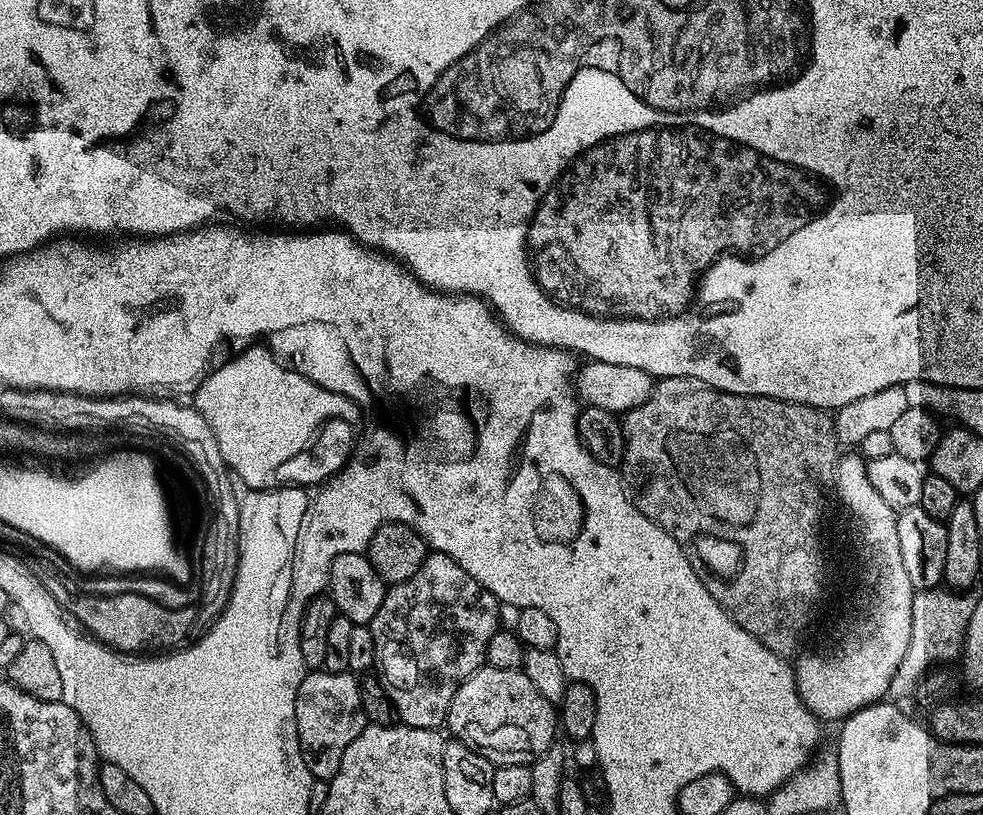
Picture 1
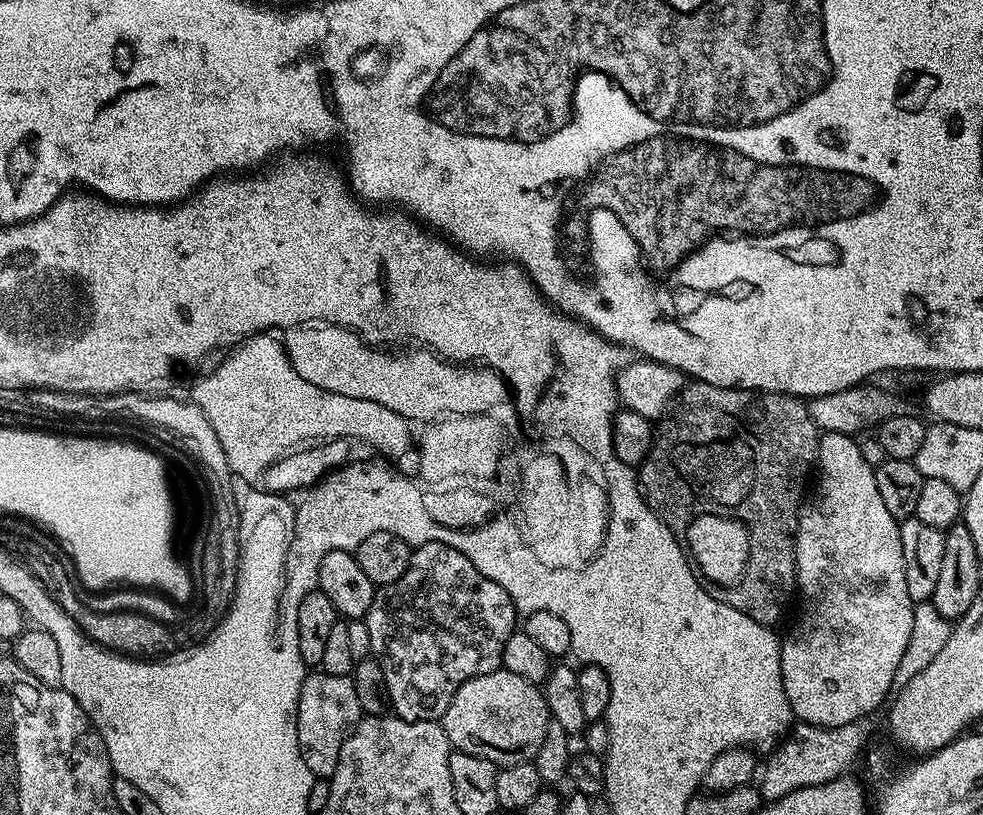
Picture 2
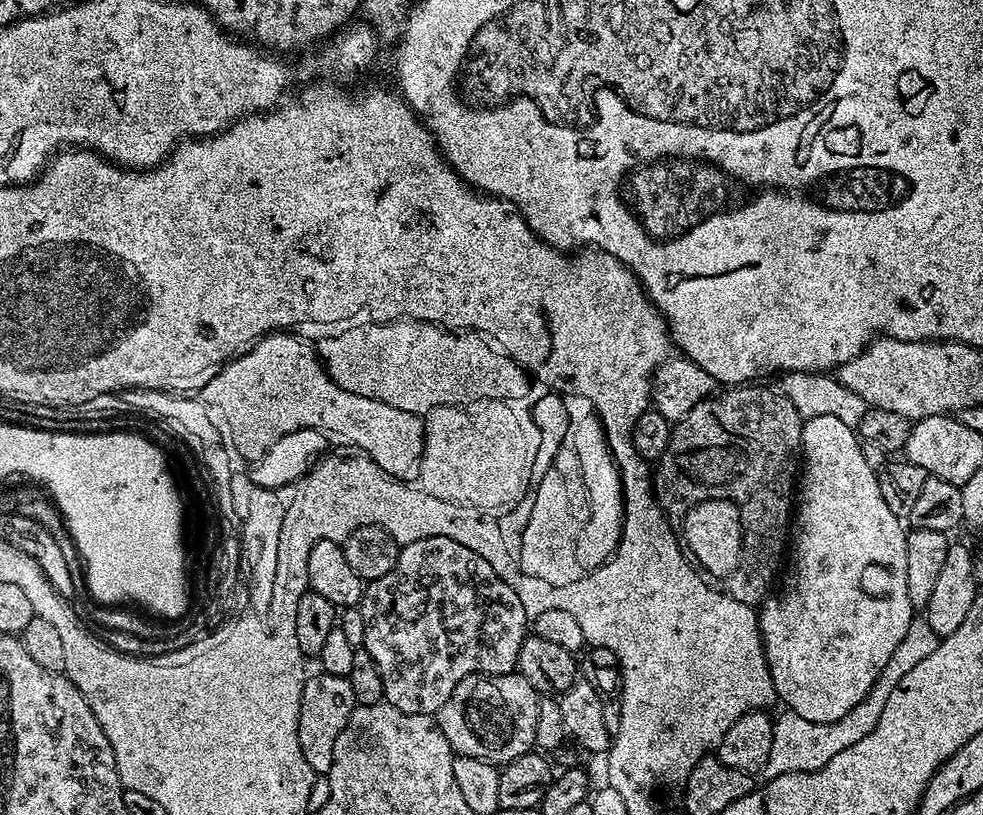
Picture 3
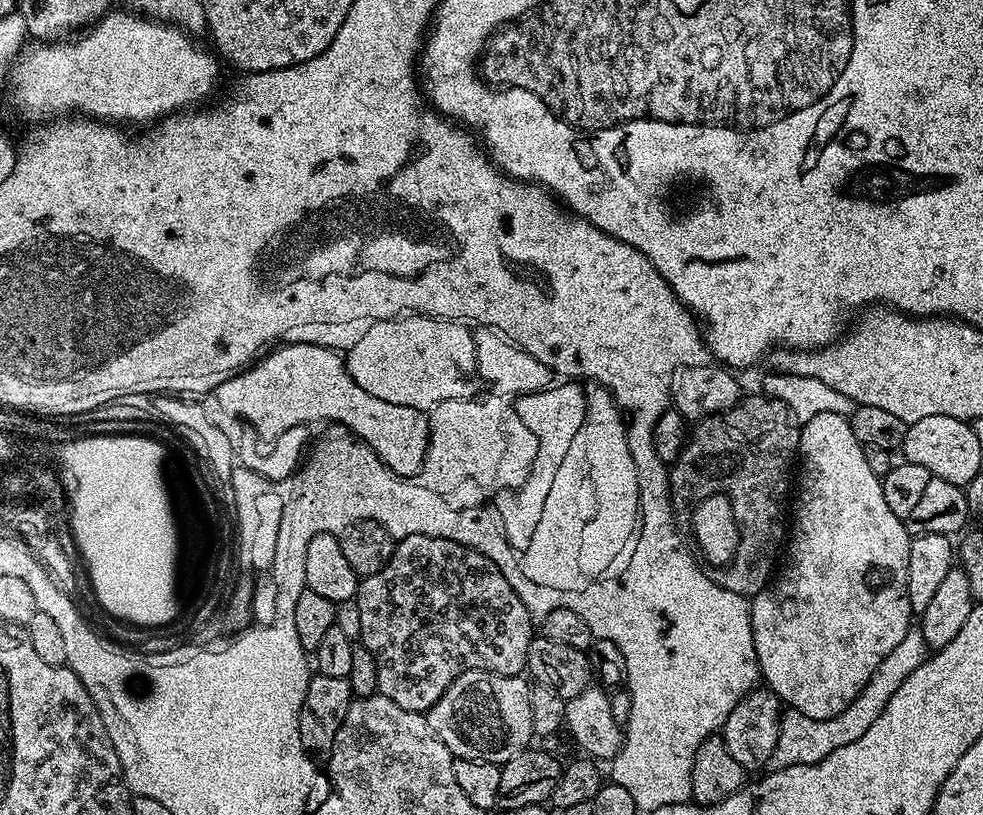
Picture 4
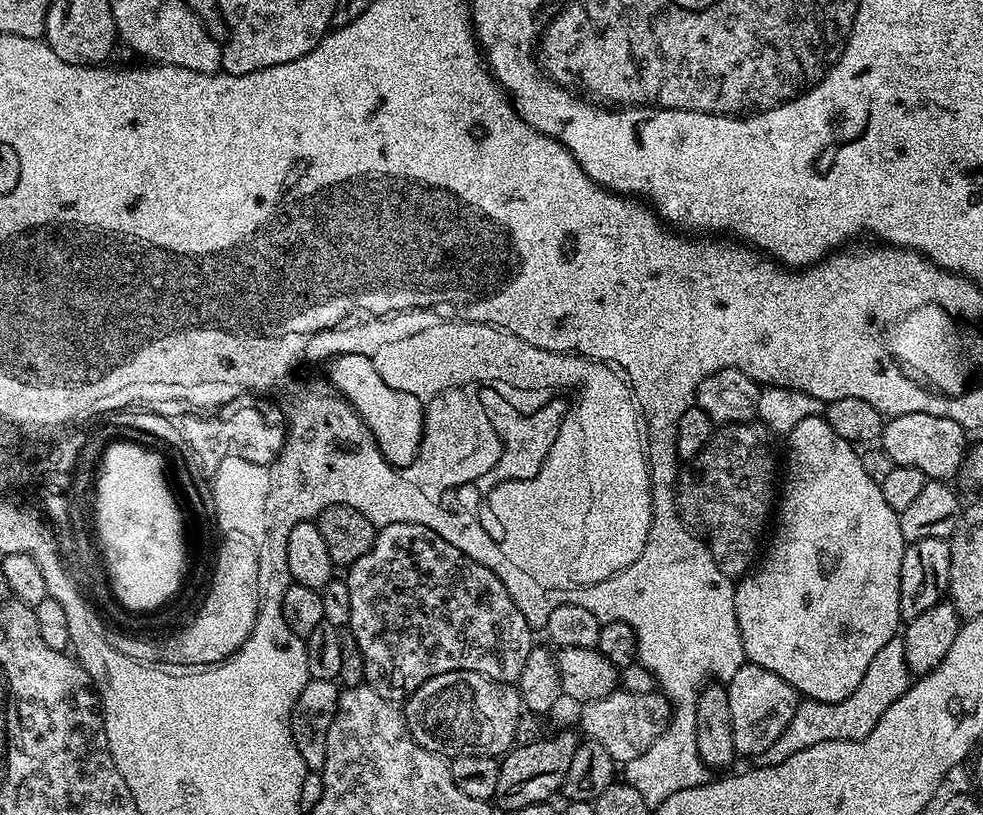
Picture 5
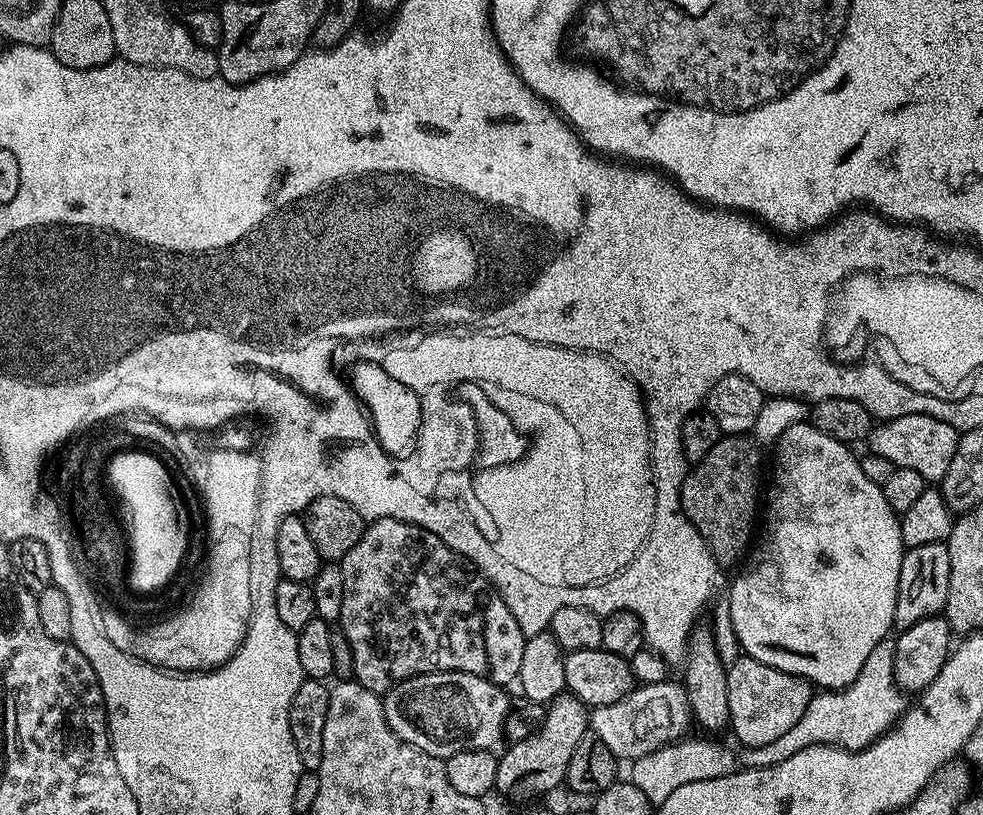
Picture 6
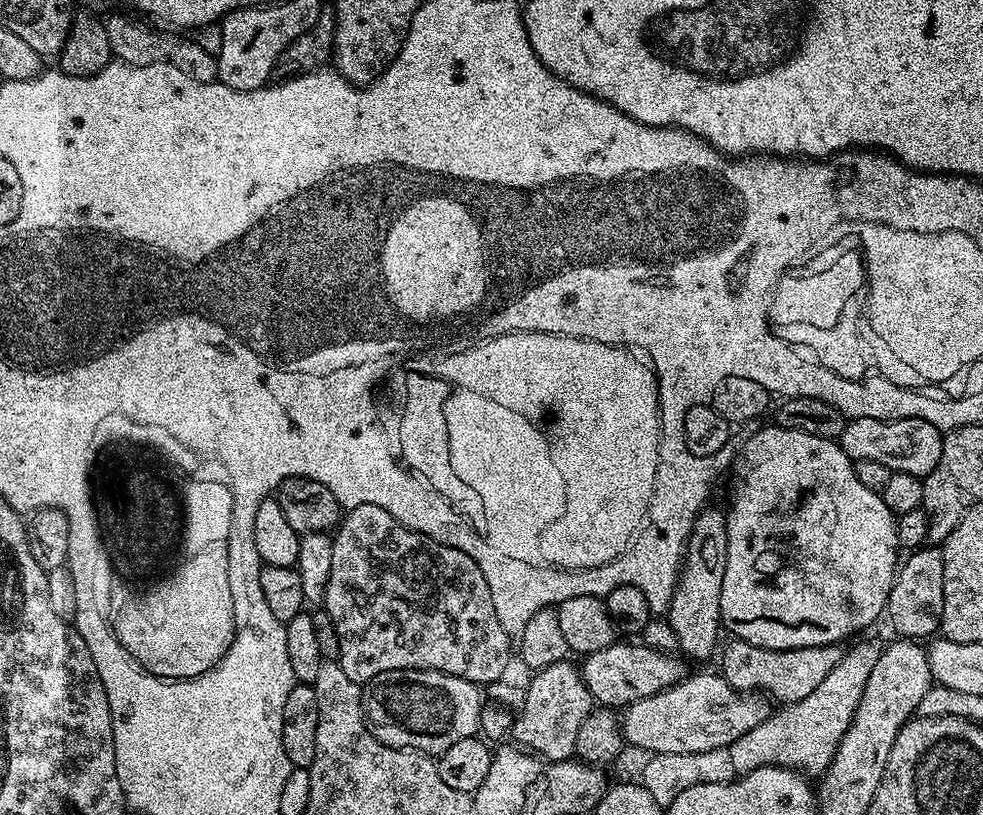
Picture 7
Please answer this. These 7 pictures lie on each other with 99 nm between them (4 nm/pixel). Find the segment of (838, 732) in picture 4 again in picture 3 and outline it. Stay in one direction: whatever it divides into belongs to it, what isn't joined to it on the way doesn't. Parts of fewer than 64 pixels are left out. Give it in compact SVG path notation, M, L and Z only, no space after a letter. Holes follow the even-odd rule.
M913 615L910 626L906 630L906 638L898 642L898 650L890 656L890 662L886 664L886 670L876 680L875 687L872 688L866 697L846 718L838 718L838 722L809 722L802 718L802 714L794 714L787 710L781 711L780 717L772 720L772 741L770 742L770 758L766 758L762 776L765 781L773 780L786 774L787 772L813 772L819 768L824 768L836 754L842 754L854 742L866 738L870 730L878 726L878 718L882 718L882 710L886 710L886 698L899 688L902 678L922 658L927 658L934 654L934 650L940 645L941 637L936 635L930 622L923 615Z

